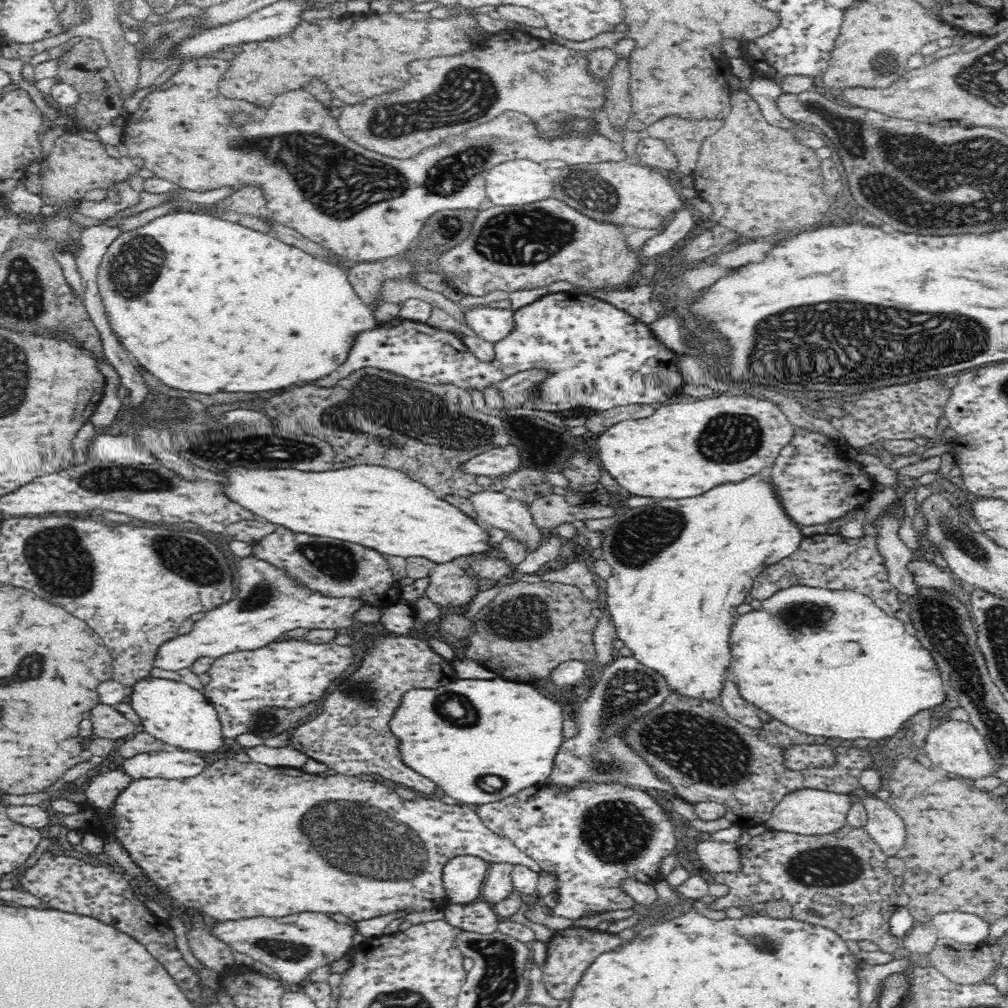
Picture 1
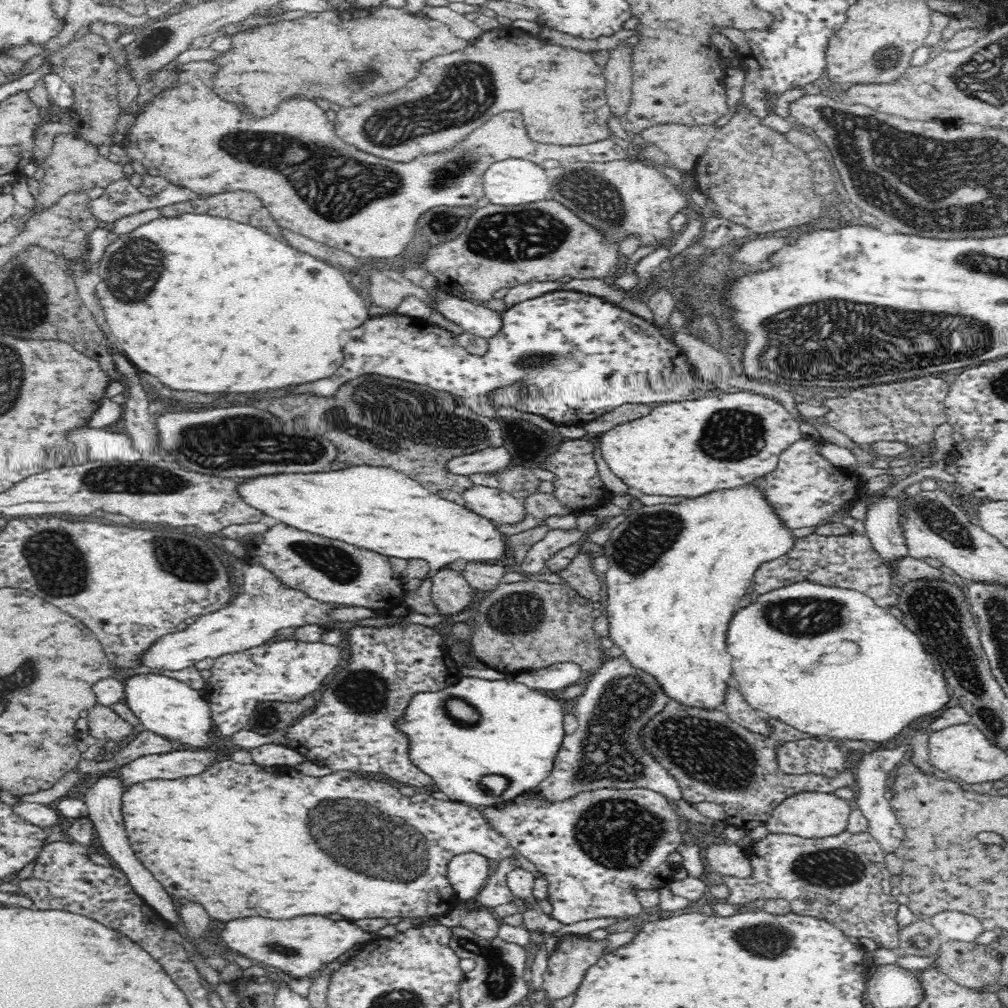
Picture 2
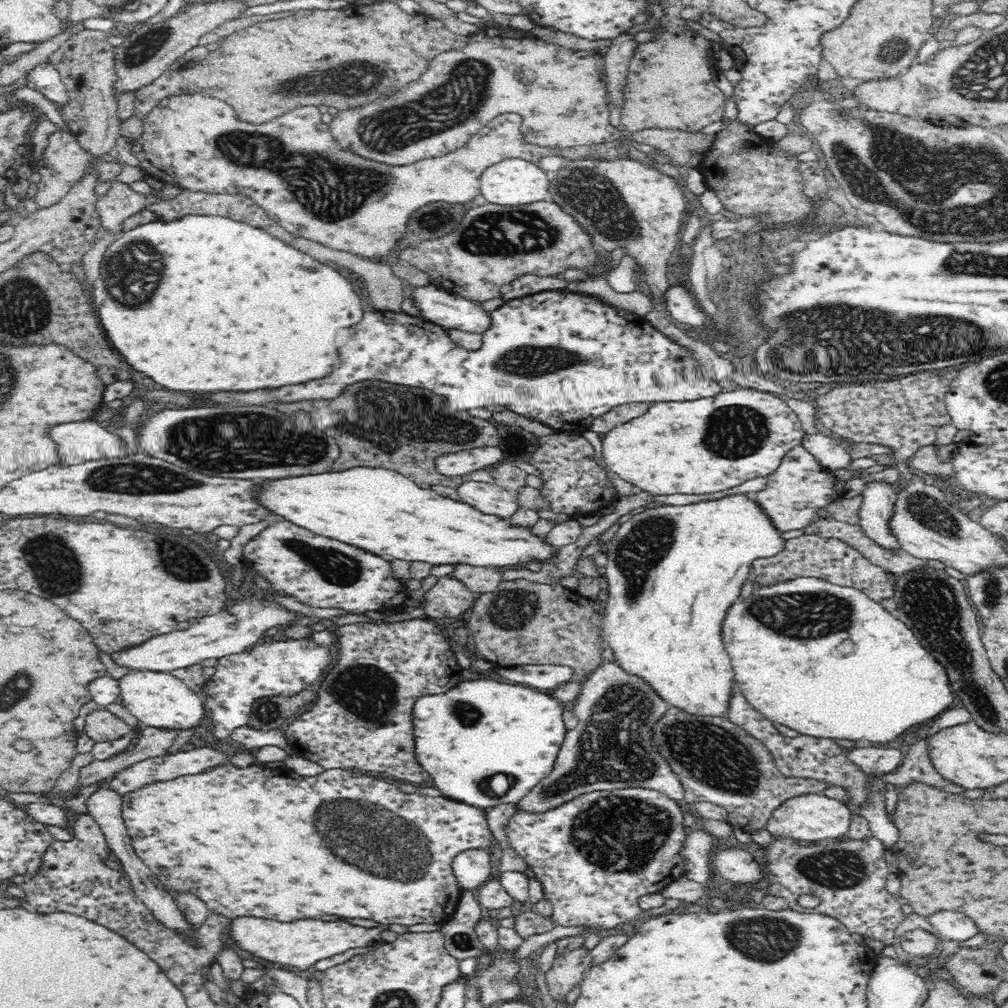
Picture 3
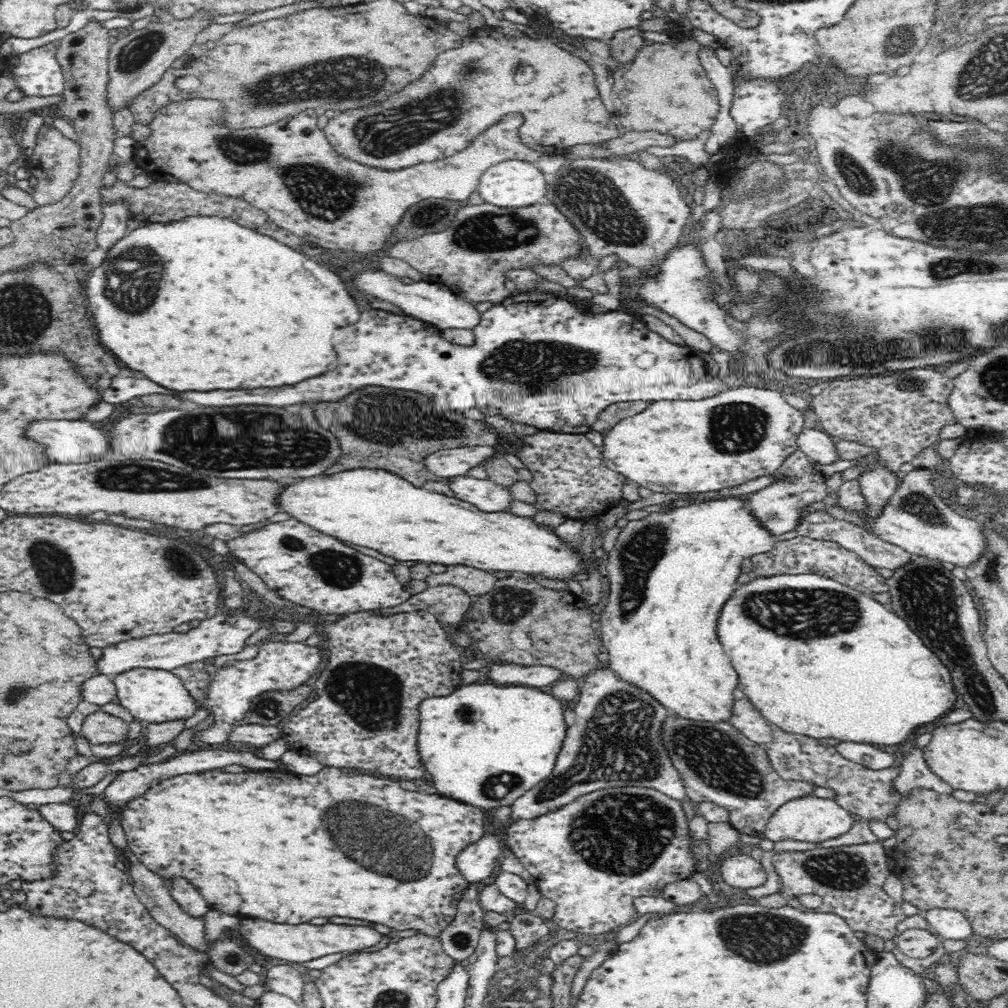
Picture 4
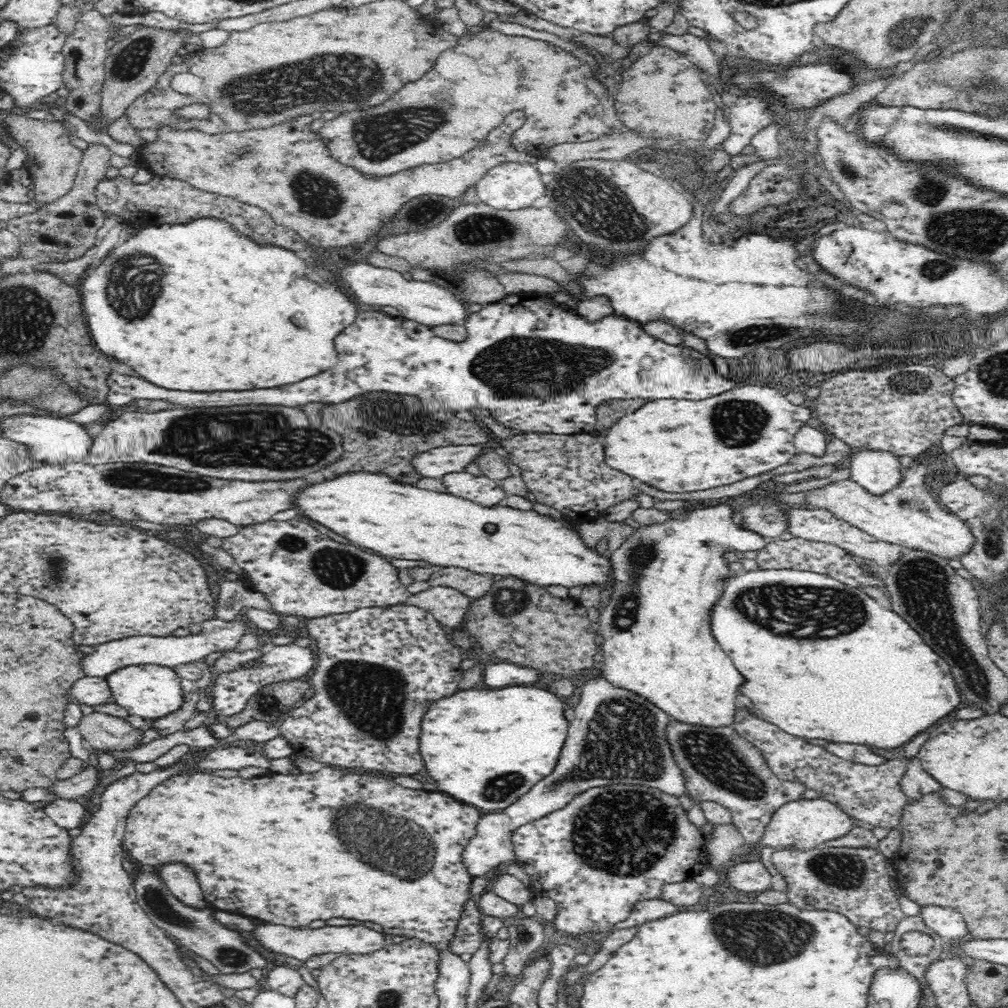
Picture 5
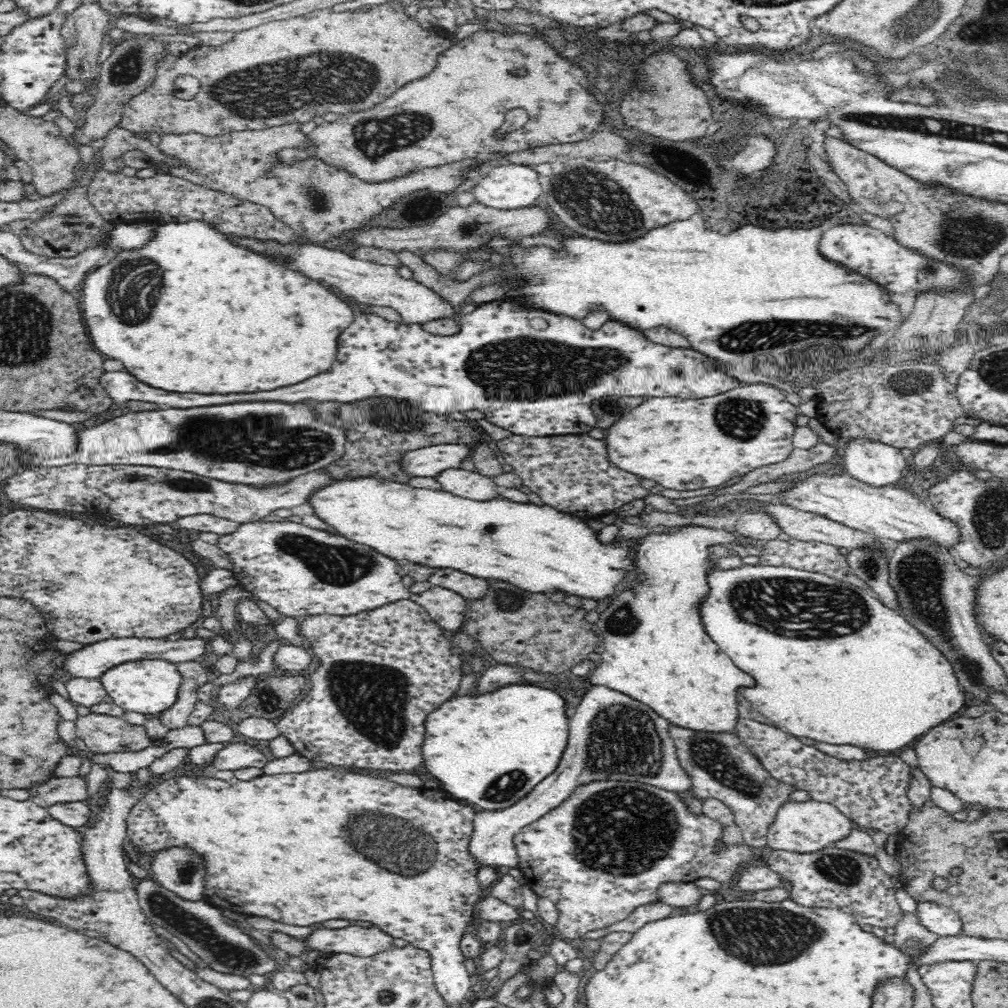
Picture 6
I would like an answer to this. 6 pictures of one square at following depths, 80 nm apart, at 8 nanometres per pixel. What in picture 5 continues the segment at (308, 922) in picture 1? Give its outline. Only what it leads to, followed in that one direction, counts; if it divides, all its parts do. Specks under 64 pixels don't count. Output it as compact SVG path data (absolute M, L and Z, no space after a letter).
M254 923L254 930L250 932L252 938L266 948L272 954L280 954L280 956L288 956L301 962L305 962L312 956L318 954L328 954L335 952L340 955L366 954L377 951L382 947L386 947L384 941L384 933L370 930L366 926L322 926L322 928L309 927L289 927L275 924L258 924Z

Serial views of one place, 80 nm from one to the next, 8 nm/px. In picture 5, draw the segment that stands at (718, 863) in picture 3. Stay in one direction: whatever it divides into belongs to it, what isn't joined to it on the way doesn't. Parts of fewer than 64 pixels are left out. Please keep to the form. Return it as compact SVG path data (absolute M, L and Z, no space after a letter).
M745 859L744 862L731 863L726 878L727 885L744 892L756 893L772 888L772 876L762 861Z

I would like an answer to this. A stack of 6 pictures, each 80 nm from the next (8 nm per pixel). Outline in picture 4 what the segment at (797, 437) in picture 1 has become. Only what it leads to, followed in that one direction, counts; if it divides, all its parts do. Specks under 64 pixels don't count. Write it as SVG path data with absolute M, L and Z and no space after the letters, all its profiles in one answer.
M799 448L794 449L794 452L791 452L786 460L783 460L775 474L774 482L767 488L760 489L752 494L746 507L752 509L752 513L762 521L762 525L766 529L770 529L770 532L779 535L790 532L790 530L796 530L800 520L808 514L808 508L812 504L822 502L829 492L826 478L816 472L814 462Z

